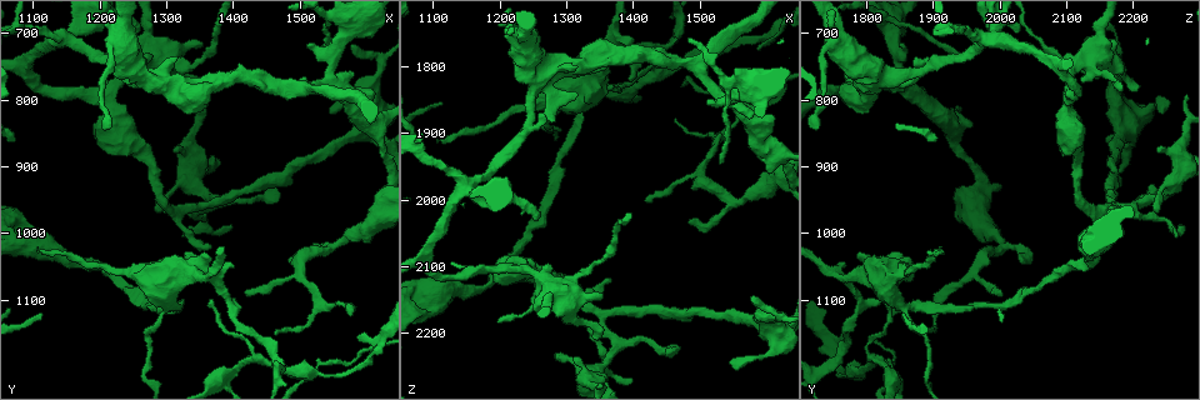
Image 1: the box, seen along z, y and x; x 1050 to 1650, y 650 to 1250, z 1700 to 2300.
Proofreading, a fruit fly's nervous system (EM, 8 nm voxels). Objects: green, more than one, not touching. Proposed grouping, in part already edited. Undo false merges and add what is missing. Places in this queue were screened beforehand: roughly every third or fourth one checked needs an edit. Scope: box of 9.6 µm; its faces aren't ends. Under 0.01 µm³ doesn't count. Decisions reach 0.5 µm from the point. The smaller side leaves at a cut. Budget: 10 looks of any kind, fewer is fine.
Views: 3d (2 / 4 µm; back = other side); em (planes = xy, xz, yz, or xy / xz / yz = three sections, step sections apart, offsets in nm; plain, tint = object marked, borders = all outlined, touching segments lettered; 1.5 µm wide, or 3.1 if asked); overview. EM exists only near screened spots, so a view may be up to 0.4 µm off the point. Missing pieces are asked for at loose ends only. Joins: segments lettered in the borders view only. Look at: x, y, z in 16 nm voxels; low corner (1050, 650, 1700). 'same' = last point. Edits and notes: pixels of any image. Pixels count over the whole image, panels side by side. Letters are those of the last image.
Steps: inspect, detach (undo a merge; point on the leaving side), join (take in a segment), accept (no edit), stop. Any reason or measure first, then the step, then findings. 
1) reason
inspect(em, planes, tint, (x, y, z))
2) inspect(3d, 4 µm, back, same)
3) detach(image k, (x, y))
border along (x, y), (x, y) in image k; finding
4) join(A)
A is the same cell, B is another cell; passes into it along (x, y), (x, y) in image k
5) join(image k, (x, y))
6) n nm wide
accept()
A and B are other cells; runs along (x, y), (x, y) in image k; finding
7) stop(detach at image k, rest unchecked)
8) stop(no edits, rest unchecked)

thick turns thin
inspect(em, planes, plain, (1620, 855, 1930))

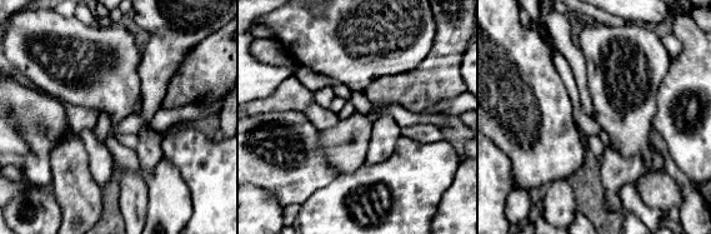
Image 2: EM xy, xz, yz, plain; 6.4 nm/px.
inspect(em, planes, borders, same)

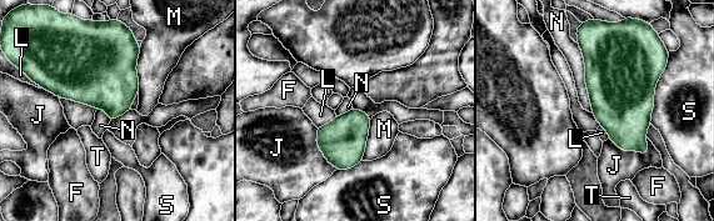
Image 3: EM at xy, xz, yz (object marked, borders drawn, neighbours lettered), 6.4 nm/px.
300 nm wide
accept()
F, J, L, M, N, S and T are other cells; border along (140, 46), (136, 63), (138, 91) in image 3; continuous, no second neuron

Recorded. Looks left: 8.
stops while still wide
inspect(em, yz, step 8, tint, (1260, 780, 2125))

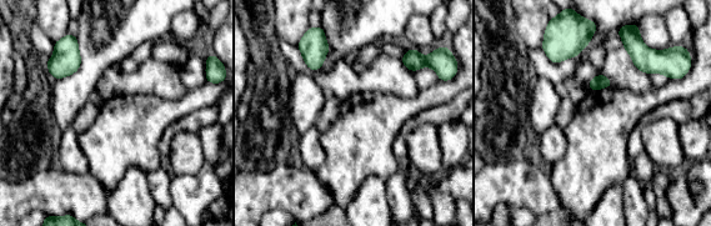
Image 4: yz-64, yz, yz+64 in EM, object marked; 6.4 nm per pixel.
inspect(em, planes, borders, same)

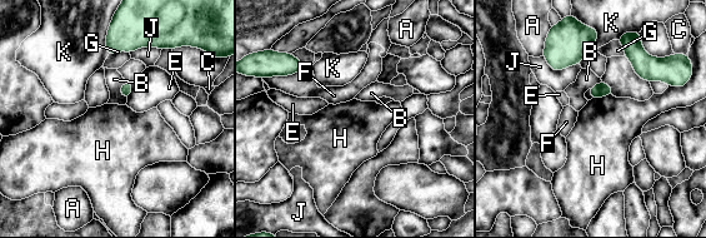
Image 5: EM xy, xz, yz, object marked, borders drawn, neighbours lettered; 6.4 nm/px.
accept()
A, B, C, E, F, G, H, J and K are other cells; border along (611, 94), (591, 99) in image 5; no lettered segment goes on from it

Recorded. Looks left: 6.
free end
inspect(em, planes, borders, (1290, 970, 2170))

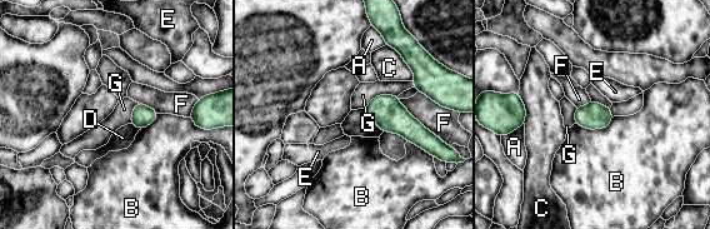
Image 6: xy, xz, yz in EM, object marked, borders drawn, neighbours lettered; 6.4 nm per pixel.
F touches over 360 nm
accept()
A, B, C, D, E, F and G are other cells; border along (614, 117), (604, 128), (575, 123) in image 6; no lettered segment goes on from it

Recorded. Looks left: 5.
thick turns thin
inspect(em, xz, step 8, borders, (1520, 1210, 1780))

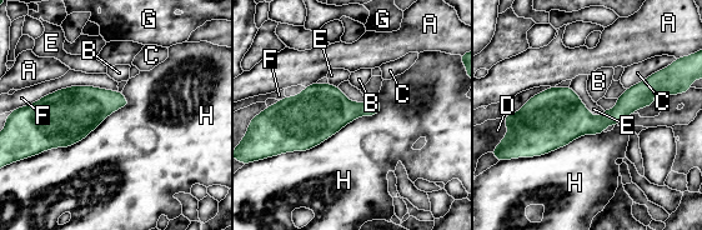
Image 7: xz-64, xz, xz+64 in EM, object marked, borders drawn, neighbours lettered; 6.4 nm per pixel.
220 nm wide
accept()
A, B, C, D, E, F, G and H are other cells; border along (568, 86), (593, 115), (603, 114) in image 7; continuous, no second neuron

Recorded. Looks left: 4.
stop(no edits, rest unchecked)

